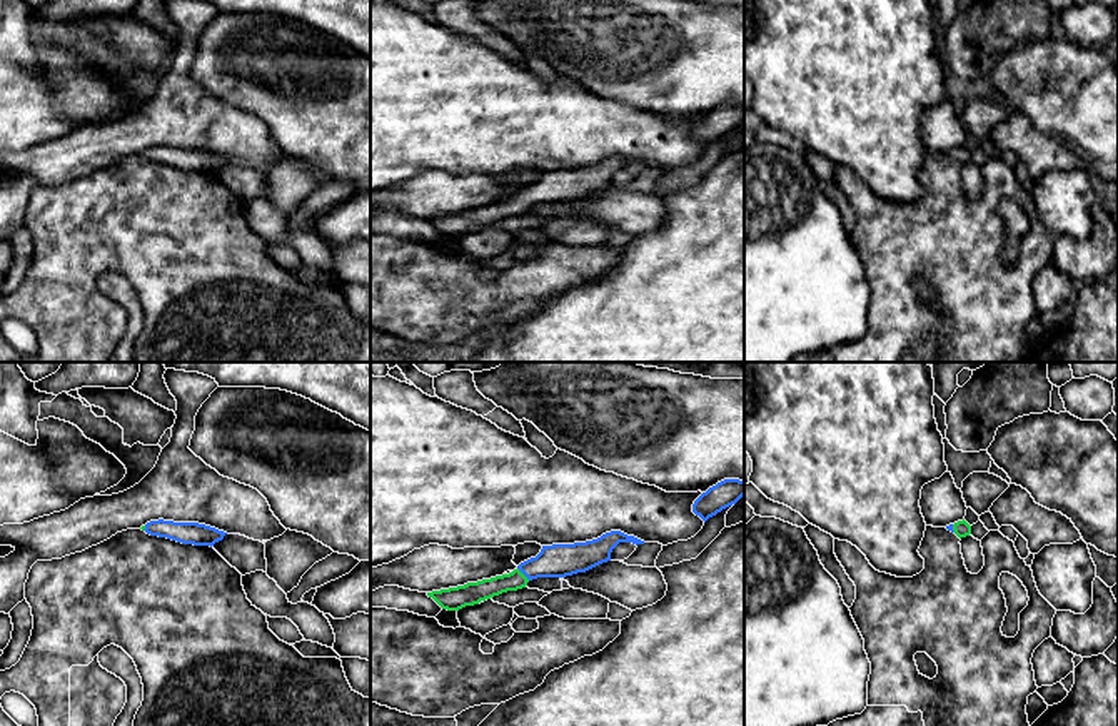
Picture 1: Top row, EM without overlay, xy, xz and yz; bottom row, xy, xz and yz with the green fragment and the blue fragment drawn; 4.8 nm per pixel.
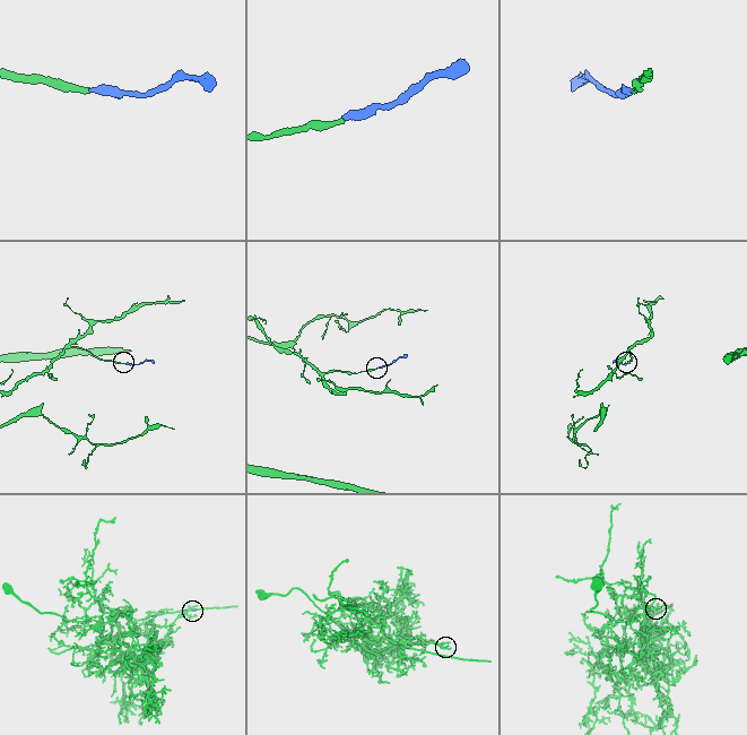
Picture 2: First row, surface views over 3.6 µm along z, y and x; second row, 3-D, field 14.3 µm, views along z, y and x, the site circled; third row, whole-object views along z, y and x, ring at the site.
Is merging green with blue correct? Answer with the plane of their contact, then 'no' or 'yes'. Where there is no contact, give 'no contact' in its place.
xz | yes

